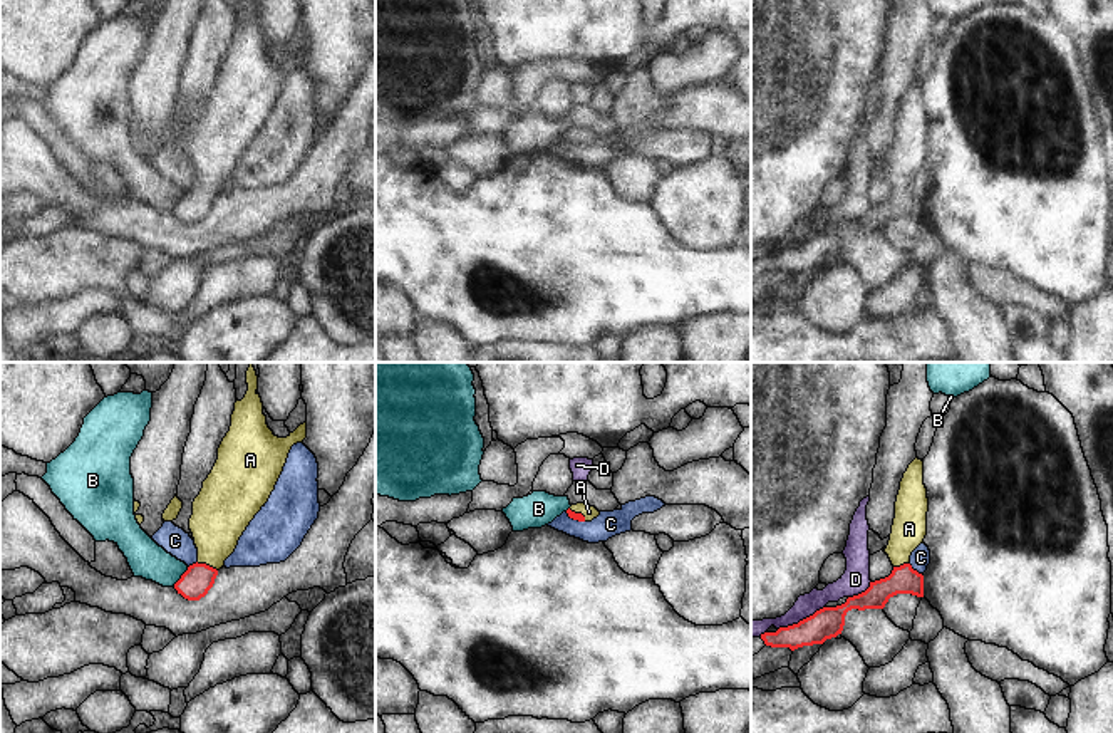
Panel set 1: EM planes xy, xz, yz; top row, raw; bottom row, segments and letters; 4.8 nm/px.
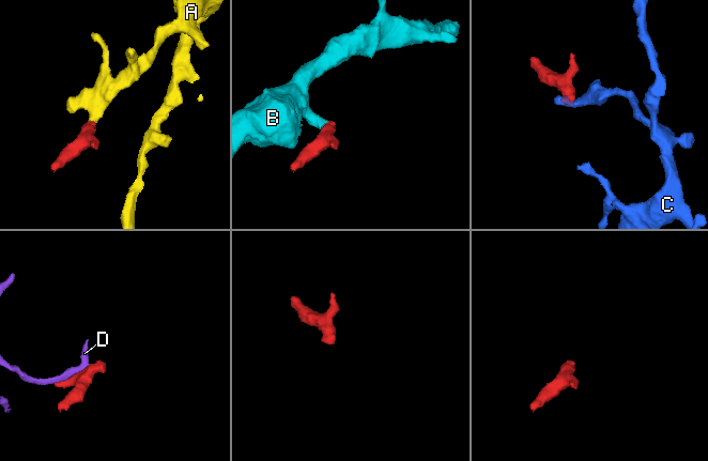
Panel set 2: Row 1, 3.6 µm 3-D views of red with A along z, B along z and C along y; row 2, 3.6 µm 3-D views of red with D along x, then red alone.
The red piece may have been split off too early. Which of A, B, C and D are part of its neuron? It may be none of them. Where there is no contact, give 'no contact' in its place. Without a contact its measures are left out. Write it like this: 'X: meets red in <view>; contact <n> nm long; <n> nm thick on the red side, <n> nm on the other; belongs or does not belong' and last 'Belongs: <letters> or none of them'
A: meets red in xy; contact 110 nm long; 150 nm thick on the red side, 280 nm on the other; belongs
B: meets red in xy; contact 120 nm long; 150 nm thick on the red side, 180 nm on the other; does not belong
C: meets red in yz; contact 100 nm long; 140 nm thick on the red side, 100 nm on the other; does not belong
D: meets red in yz; contact 260 nm long; 150 nm thick on the red side, 100 nm on the other; does not belong
Belongs: A

